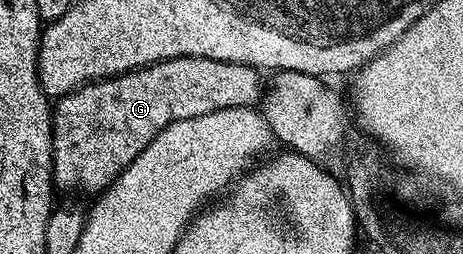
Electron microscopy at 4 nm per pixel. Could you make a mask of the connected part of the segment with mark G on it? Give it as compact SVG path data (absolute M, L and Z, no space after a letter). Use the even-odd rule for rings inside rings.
M186 56L185 58L162 60L152 66L143 66L140 70L132 70L128 74L119 74L117 78L104 78L100 82L89 82L87 86L79 86L74 92L59 99L52 111L52 177L55 185L59 189L61 186L64 190L81 190L84 194L92 194L91 196L99 195L107 190L112 181L136 159L138 152L142 152L142 148L146 148L146 144L150 144L150 140L154 140L154 136L158 136L158 132L162 132L162 128L166 128L178 120L190 120L190 116L206 116L206 112L218 112L222 108L255 107L262 98L260 78L262 78L261 71L257 70L255 66L210 60L202 56Z

